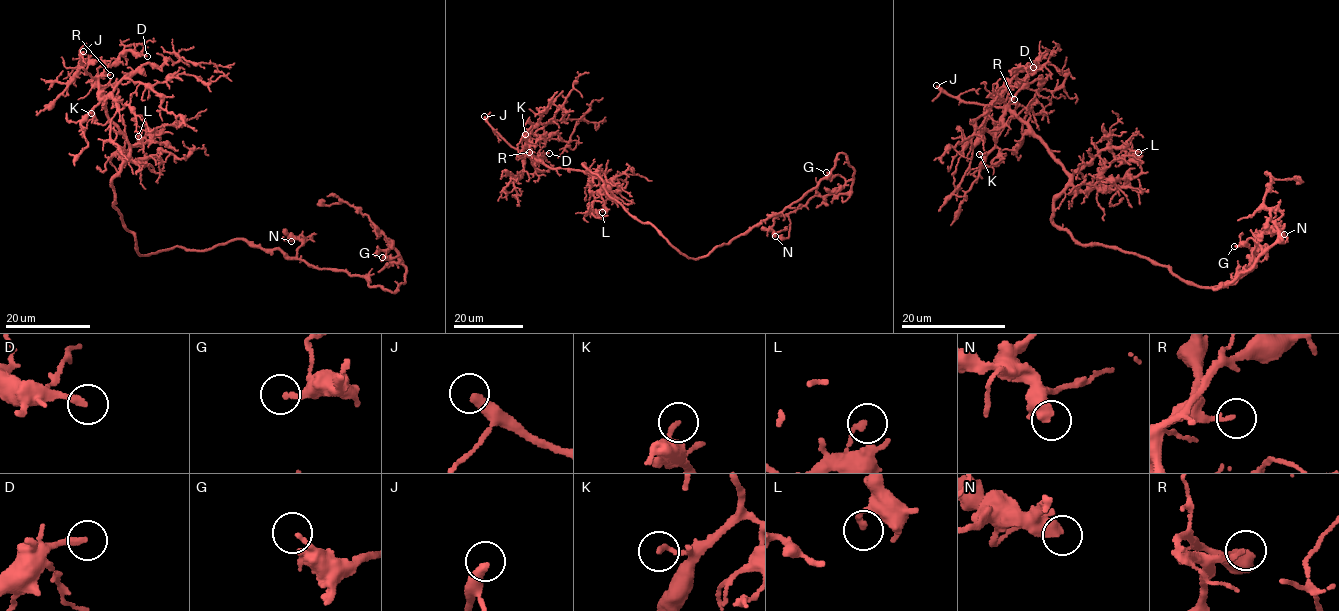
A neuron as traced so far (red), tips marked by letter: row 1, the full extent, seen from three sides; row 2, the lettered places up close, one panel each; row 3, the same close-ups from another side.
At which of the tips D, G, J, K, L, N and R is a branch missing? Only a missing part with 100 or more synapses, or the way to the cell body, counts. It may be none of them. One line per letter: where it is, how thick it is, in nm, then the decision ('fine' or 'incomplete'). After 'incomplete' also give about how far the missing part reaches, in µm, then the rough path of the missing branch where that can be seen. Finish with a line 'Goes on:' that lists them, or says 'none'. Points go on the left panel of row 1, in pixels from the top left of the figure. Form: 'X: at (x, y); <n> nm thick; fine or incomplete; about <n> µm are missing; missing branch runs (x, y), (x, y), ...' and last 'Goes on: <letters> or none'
D: at (147, 56); 240 nm thick; fine
G: at (382, 257); 190 nm thick; fine
J: at (83, 51); 380 nm thick; incomplete; about 30 µm are missing; missing branch runs (83, 51), (93, 41), (131, 28), (151, 10), (151, 2), (157, 2)
K: at (91, 113); 180 nm thick; fine
L: at (138, 136); 190 nm thick; fine
N: at (291, 241); 550 nm thick; fine
R: at (110, 75); 160 nm thick; fine
Goes on: J

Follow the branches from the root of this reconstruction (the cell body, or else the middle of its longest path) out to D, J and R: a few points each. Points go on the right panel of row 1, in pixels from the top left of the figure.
D: (1219, 285), (1200, 287), (1144, 256), (1082, 245), (1055, 224), (1053, 203), (1069, 174), (1005, 100), (1033, 67)
J: (1219, 285), (1200, 287), (1144, 256), (1073, 239), (1052, 217), (1069, 174), (1041, 137), (1003, 108), (936, 85)
R: (1219, 285), (1200, 287), (1144, 256), (1082, 245), (1055, 224), (1053, 203), (1069, 174), (1009, 107), (1014, 99)

